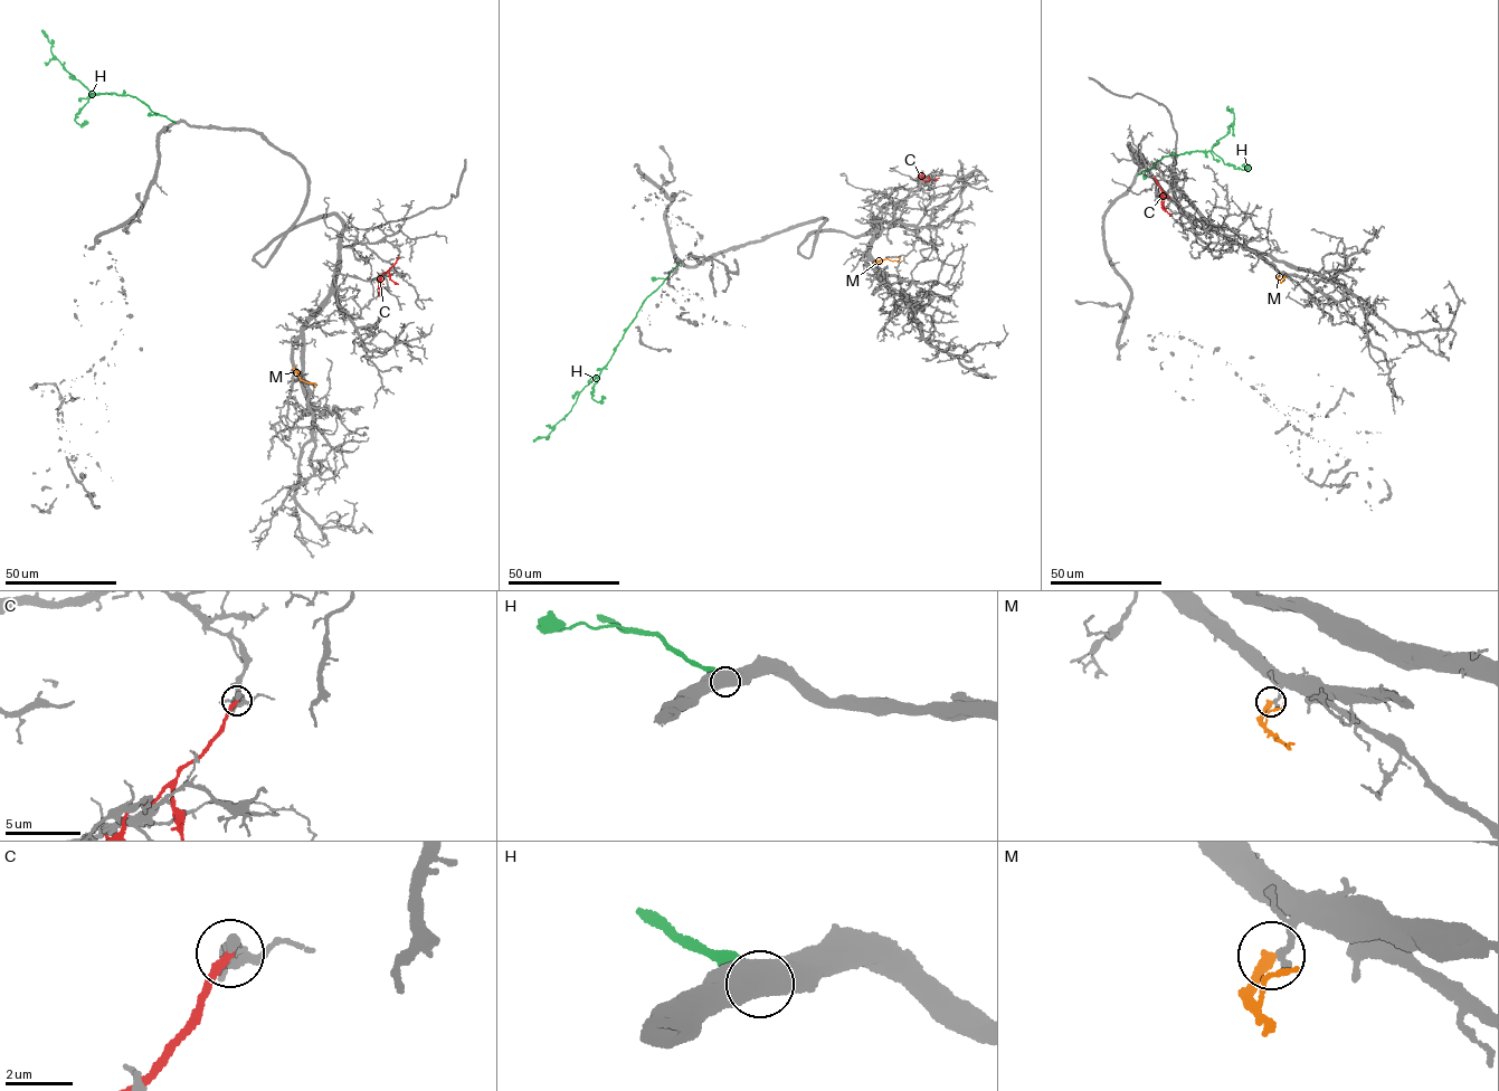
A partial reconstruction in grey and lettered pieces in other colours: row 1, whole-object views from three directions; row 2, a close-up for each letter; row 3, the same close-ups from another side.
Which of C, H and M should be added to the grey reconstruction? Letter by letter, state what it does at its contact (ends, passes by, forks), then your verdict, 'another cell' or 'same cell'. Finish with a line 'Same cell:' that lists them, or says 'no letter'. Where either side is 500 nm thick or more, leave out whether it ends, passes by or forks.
C: it ends | another cell
H: another cell
M: it ends | same cell
Same cell: M

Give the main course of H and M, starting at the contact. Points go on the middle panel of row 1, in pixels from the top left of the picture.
H: (680, 263), (642, 304), (607, 364), (579, 392), (566, 416), (548, 437), (533, 442)
M: (873, 265), (876, 261), (899, 261), (900, 257)

